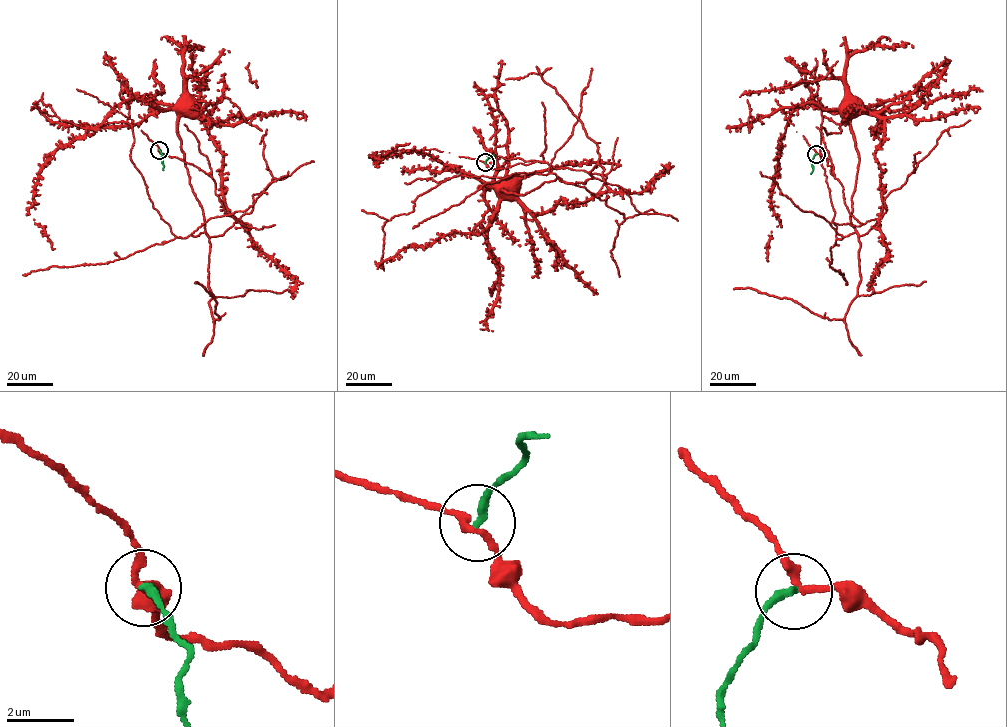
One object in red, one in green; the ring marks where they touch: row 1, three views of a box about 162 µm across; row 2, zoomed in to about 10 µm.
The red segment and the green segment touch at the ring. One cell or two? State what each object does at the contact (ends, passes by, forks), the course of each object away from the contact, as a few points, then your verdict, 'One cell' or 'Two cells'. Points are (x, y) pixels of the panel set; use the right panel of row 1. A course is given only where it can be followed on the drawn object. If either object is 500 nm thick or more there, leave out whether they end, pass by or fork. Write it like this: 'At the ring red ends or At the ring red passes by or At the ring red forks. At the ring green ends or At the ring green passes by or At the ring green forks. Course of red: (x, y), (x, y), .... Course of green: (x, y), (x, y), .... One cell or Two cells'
At the ring red passes by. At the ring green ends. Course of red: (816, 153), (828, 159), (849, 213), (863, 224), (877, 219), (875, 151), (885, 124), (850, 101), (842, 106). Course of green: (816, 154), (811, 160), (811, 174). Two cells

